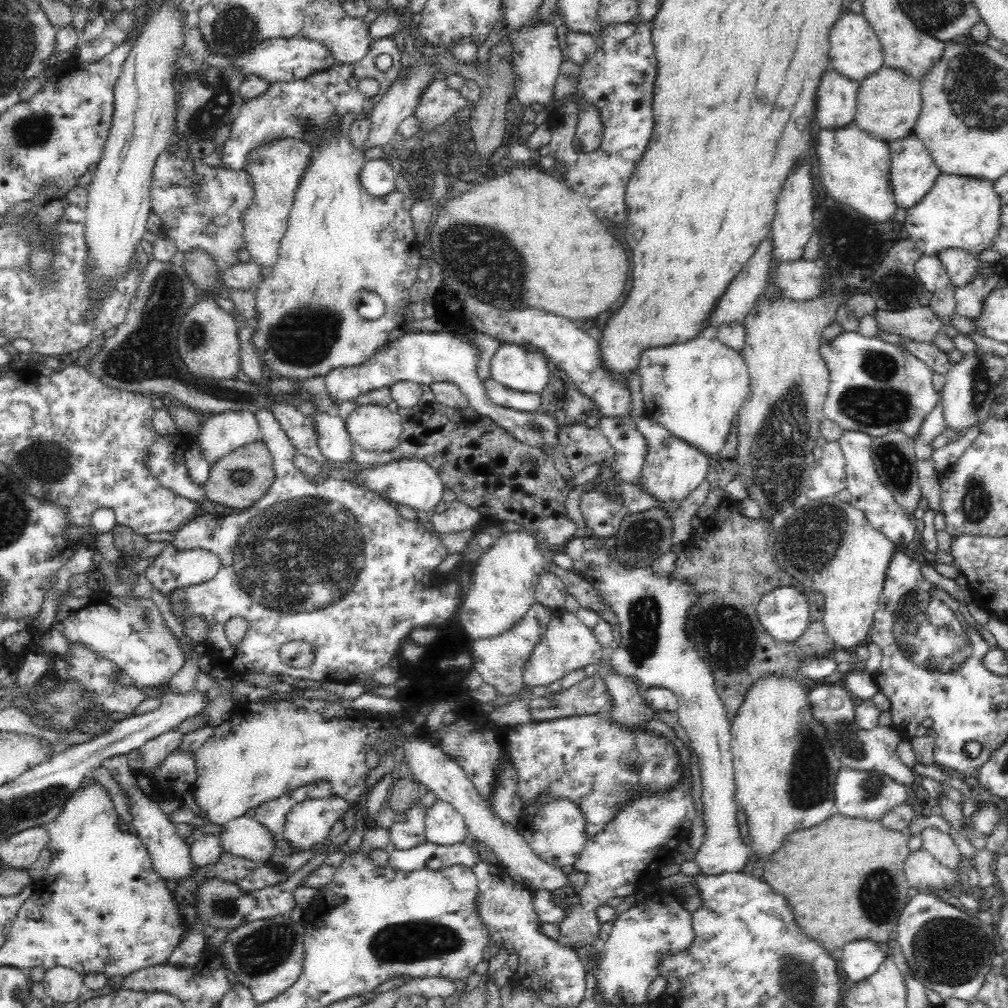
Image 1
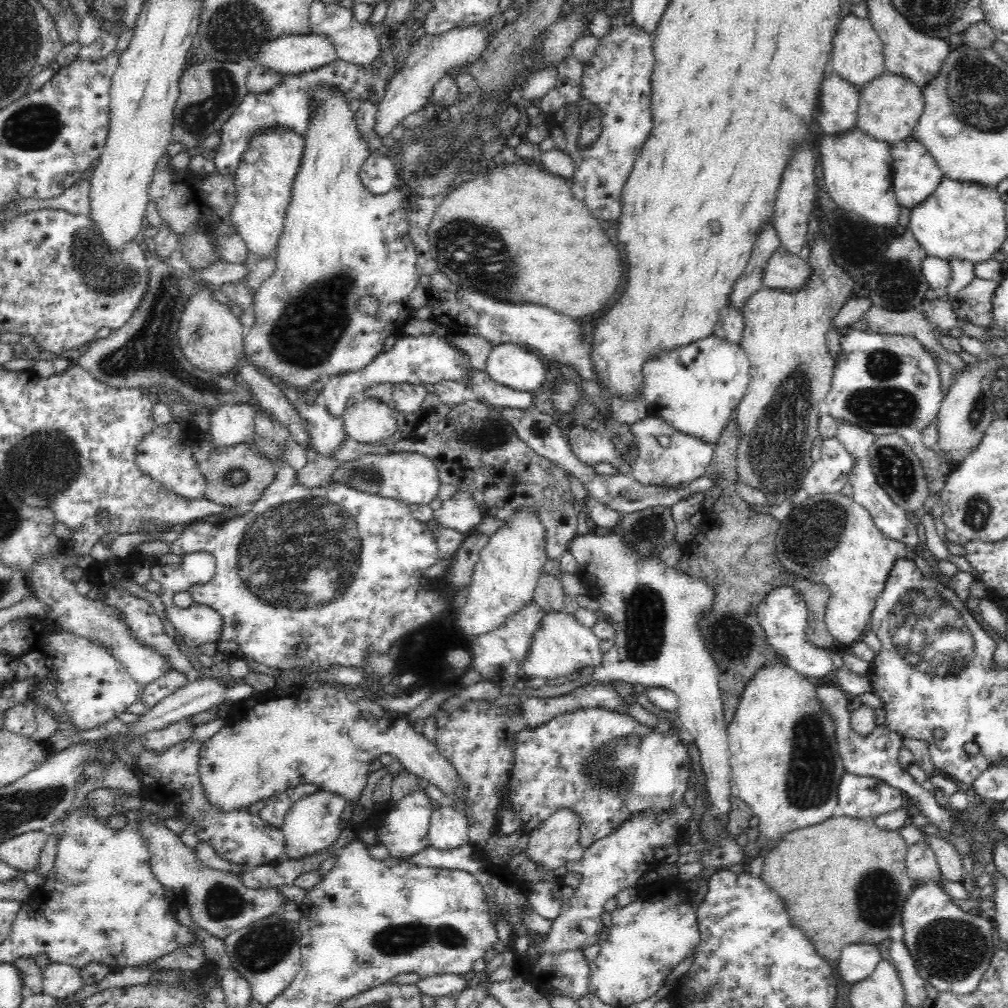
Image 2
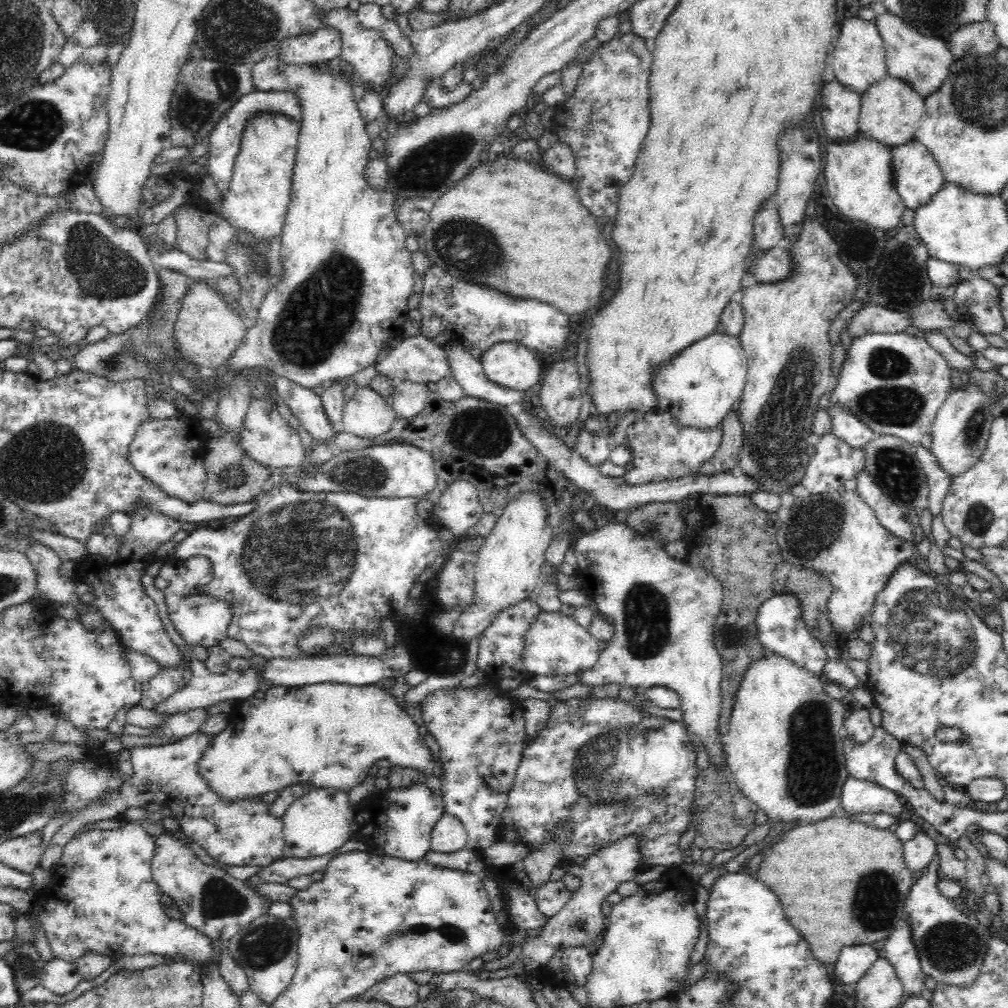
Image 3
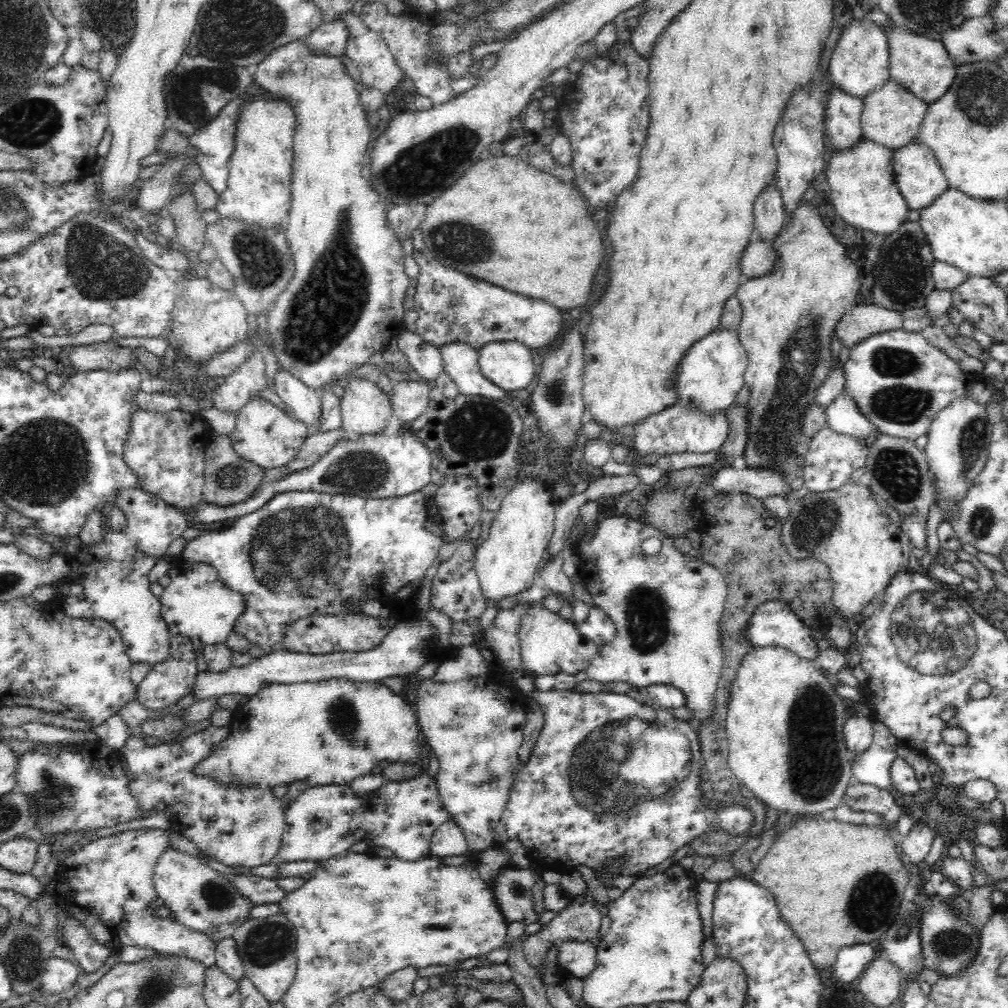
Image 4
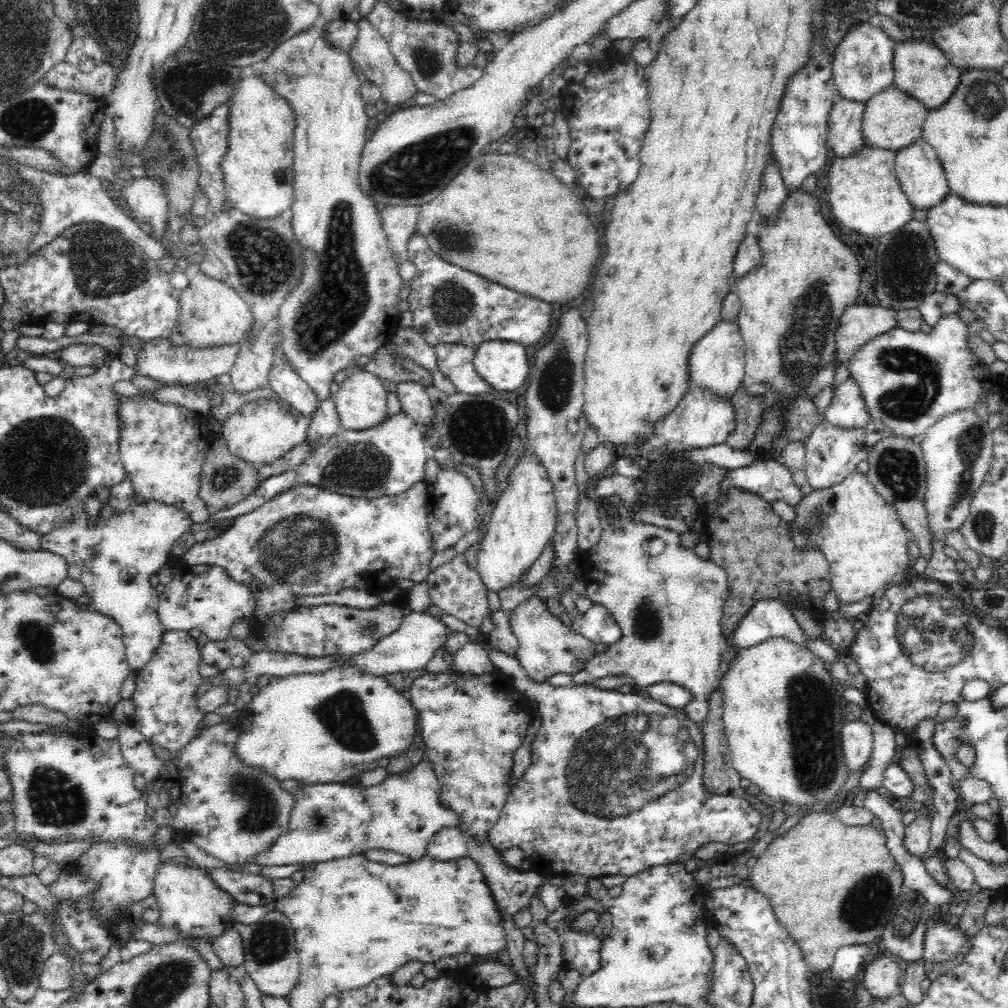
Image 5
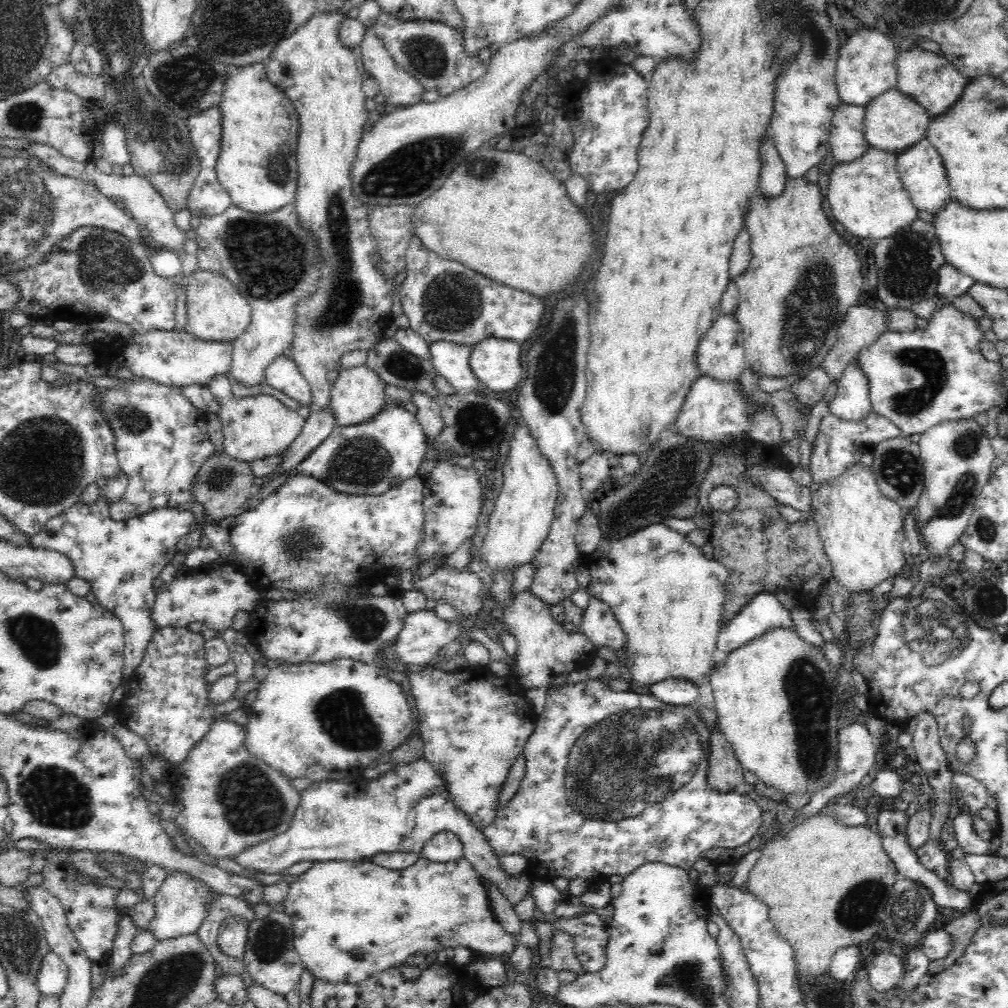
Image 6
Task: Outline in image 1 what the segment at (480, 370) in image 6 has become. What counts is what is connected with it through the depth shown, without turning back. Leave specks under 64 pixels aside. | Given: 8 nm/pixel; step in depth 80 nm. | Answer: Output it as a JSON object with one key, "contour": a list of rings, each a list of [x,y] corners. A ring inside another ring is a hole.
{"contour":[[[505,343],[490,364],[491,379],[510,390],[540,394],[548,384],[548,366],[540,352]]]}

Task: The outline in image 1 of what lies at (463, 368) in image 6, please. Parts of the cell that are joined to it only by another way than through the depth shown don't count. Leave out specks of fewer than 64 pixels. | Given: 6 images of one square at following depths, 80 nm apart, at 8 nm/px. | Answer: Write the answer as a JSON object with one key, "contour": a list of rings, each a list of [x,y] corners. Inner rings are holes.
{"contour":[[[493,379],[484,381],[483,386],[492,402],[500,407],[524,414],[548,414],[546,410],[542,410],[540,394],[522,394],[522,392],[507,389]]]}

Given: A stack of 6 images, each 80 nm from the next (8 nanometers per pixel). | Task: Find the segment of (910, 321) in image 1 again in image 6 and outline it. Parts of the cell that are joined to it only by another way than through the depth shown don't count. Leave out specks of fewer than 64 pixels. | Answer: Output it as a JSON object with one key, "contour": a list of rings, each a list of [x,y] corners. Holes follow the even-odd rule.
{"contour":[[[868,305],[852,306],[838,328],[837,342],[826,356],[822,368],[832,381],[839,381],[860,350],[871,346],[886,331],[887,311]]]}

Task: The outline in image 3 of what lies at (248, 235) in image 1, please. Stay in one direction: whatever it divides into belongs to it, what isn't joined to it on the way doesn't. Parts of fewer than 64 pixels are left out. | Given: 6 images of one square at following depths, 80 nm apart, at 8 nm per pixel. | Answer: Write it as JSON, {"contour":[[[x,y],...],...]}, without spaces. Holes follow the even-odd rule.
{"contour":[[[262,113],[254,117],[244,129],[242,148],[240,148],[234,163],[231,182],[229,188],[223,192],[221,214],[232,228],[237,228],[244,231],[244,233],[250,233],[250,237],[256,238],[256,241],[265,243],[281,236],[287,208],[291,201],[293,170],[296,162],[300,129],[301,126],[294,121],[290,121],[288,117],[268,115],[268,113]]]}

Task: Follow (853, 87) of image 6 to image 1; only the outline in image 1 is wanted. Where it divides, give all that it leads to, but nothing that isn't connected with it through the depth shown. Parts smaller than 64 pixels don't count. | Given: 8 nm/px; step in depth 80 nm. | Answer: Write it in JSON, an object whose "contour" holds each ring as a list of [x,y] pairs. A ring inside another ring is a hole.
{"contour":[[[845,9],[844,13],[830,29],[828,38],[829,62],[842,76],[860,82],[862,78],[874,74],[883,65],[882,47],[876,33],[872,30],[866,17]]]}

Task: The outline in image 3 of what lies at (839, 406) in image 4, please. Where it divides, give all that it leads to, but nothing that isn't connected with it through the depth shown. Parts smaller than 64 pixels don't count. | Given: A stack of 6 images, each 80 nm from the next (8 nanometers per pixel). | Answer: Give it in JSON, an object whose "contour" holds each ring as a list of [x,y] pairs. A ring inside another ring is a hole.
{"contour":[[[829,407],[827,410],[832,417],[833,433],[852,449],[864,450],[865,446],[878,436],[848,414],[847,410]]]}

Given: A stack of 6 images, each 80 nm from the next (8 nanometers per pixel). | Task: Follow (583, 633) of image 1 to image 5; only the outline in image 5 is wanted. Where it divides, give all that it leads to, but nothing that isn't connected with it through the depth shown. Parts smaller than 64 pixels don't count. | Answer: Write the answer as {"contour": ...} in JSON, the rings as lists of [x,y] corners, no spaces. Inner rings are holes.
{"contour":[[[539,597],[524,601],[511,611],[511,614],[512,630],[519,642],[516,657],[526,674],[536,682],[544,683],[546,678],[560,672],[576,674],[585,669],[590,659],[597,654],[593,642],[565,626]]]}

